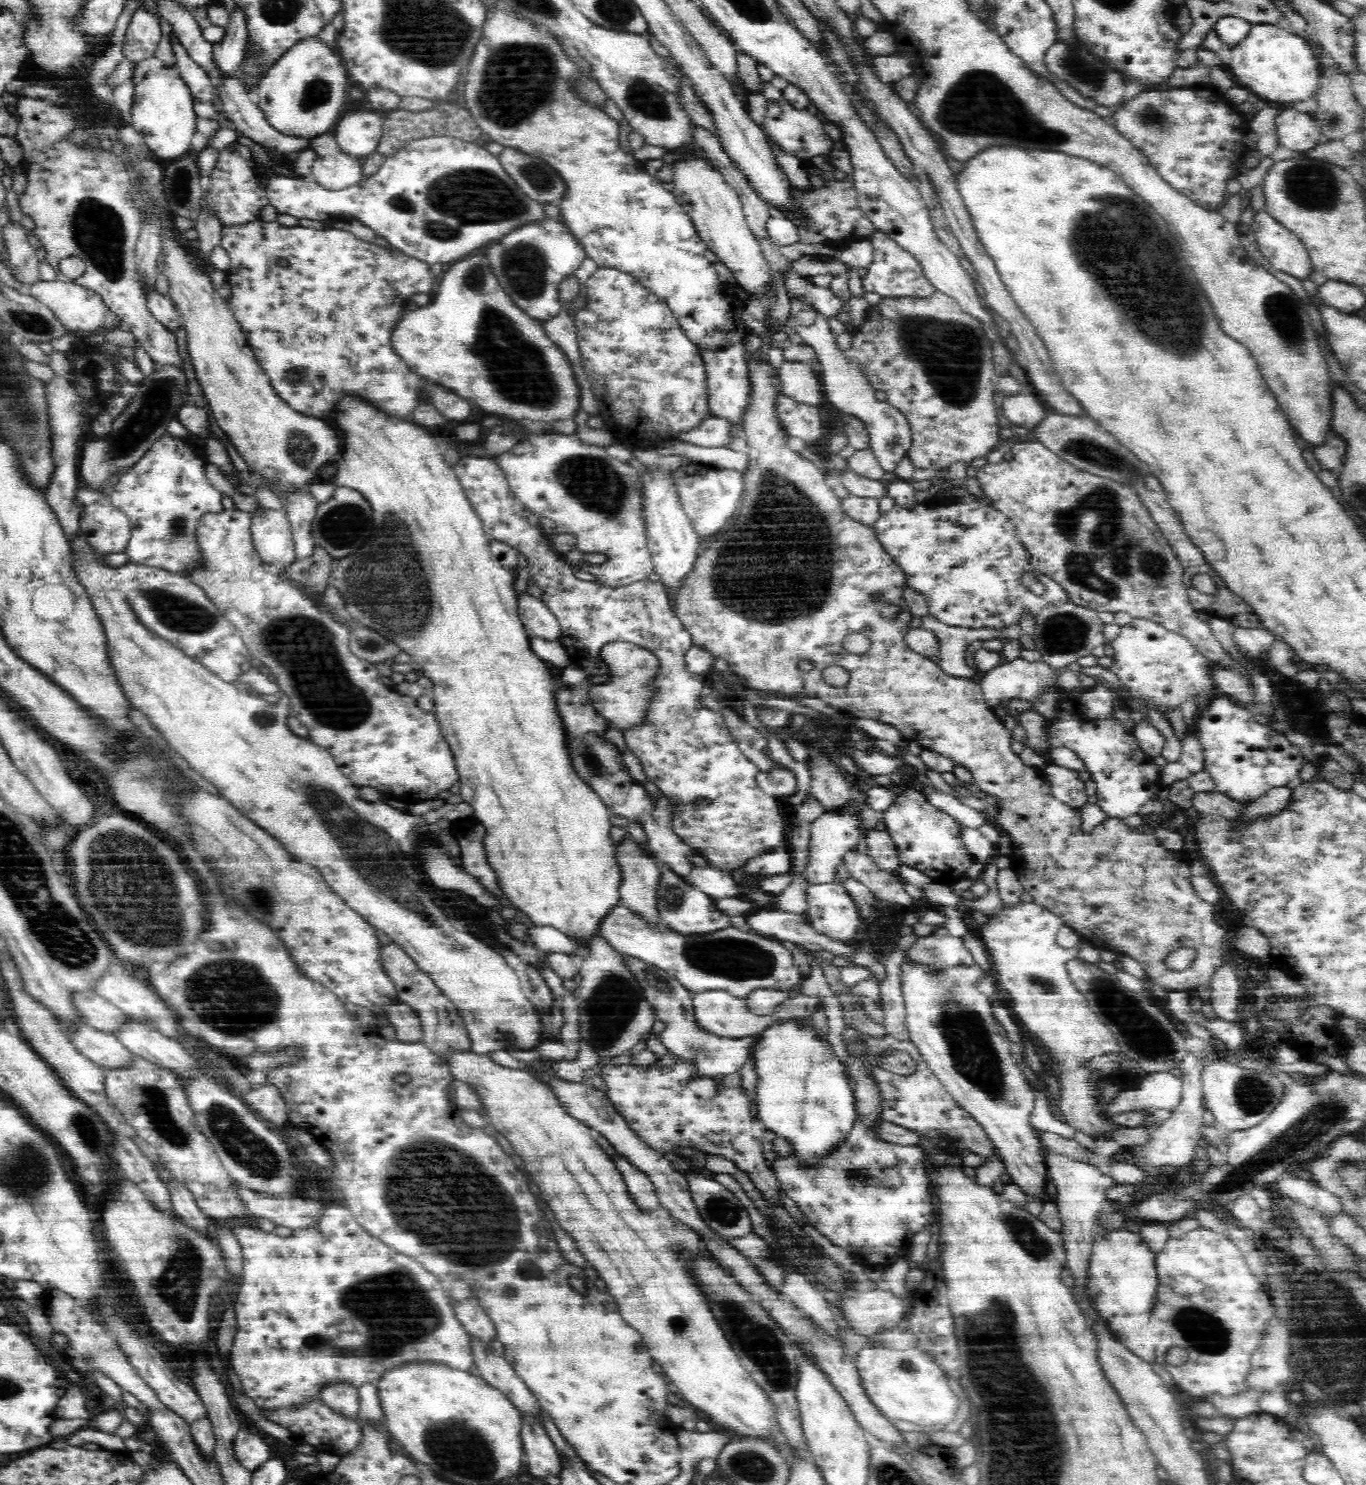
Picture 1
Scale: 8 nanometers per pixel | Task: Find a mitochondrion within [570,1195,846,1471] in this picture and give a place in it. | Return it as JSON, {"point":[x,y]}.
{"point":[759,1343]}

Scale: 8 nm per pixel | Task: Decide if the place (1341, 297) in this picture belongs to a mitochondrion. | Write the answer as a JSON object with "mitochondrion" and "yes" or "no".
{"mitochondrion":"no"}

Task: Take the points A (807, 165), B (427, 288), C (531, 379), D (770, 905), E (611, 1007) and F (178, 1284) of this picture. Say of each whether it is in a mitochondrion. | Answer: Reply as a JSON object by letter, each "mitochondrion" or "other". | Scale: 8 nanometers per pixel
{"A":"other","B":"other","C":"mitochondrion","D":"other","E":"mitochondrion","F":"mitochondrion"}

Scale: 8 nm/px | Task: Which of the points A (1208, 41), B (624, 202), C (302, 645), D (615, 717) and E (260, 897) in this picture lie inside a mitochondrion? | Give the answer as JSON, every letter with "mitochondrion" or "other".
{"A":"other","B":"other","C":"mitochondrion","D":"other","E":"mitochondrion"}

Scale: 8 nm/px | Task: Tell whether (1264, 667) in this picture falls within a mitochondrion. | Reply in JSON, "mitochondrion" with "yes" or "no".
{"mitochondrion":"no"}

